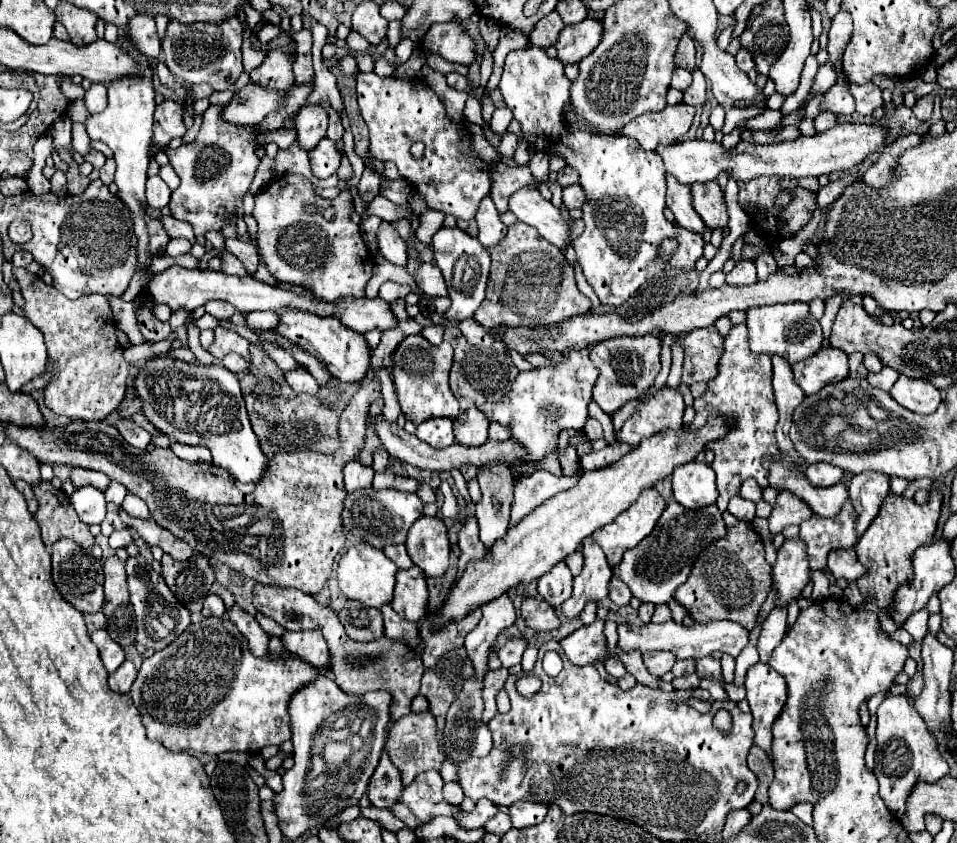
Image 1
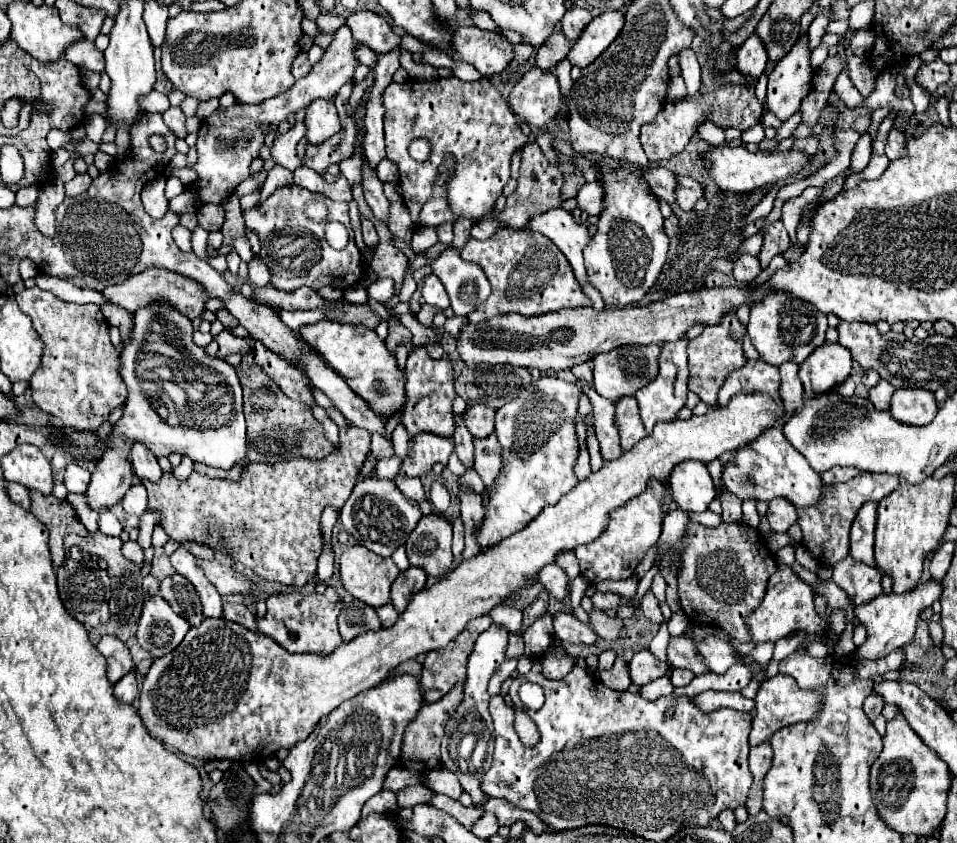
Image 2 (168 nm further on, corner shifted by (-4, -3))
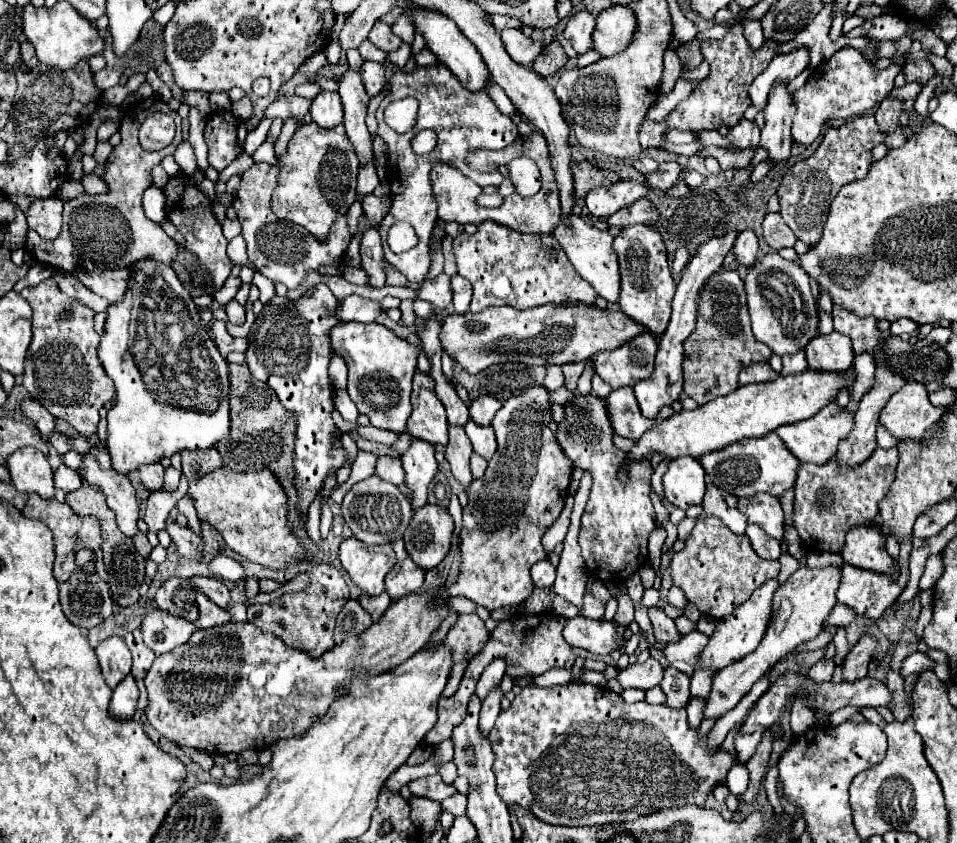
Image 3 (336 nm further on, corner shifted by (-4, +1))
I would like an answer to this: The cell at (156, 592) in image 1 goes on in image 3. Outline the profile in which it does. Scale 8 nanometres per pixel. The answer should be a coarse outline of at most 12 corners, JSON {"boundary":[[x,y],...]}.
{"boundary":[[147,612],[143,642],[157,656],[173,650],[197,626],[161,612]]}

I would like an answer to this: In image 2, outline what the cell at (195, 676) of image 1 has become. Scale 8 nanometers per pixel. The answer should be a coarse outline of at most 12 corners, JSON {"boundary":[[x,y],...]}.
{"boundary":[[735,394],[655,424],[521,532],[331,654],[205,618],[153,660],[149,734],[265,762],[341,702],[527,588],[683,460],[785,406]]}

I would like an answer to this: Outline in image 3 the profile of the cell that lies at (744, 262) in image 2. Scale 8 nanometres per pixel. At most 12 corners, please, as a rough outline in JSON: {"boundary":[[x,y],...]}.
{"boundary":[[745,230],[735,240],[735,256],[751,268],[757,260],[757,236]]}

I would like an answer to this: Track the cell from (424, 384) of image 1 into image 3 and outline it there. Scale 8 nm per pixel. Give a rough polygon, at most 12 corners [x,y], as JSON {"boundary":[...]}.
{"boundary":[[415,372],[407,432],[447,444],[431,374]]}

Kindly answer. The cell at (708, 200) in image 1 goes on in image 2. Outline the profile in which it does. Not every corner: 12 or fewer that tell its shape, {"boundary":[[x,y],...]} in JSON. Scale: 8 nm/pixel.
{"boundary":[[675,174],[679,208],[691,210],[703,196],[699,182]]}

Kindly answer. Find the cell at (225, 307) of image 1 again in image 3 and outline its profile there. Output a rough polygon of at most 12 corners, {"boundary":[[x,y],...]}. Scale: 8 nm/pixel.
{"boundary":[[237,300],[225,306],[231,324],[245,322],[245,308]]}

